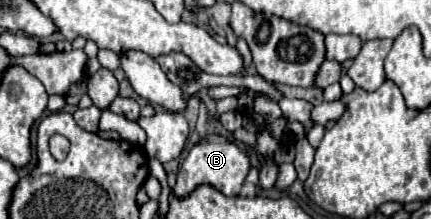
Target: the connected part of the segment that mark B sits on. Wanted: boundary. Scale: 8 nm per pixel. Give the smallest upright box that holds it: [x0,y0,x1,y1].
[173,135,249,197]

